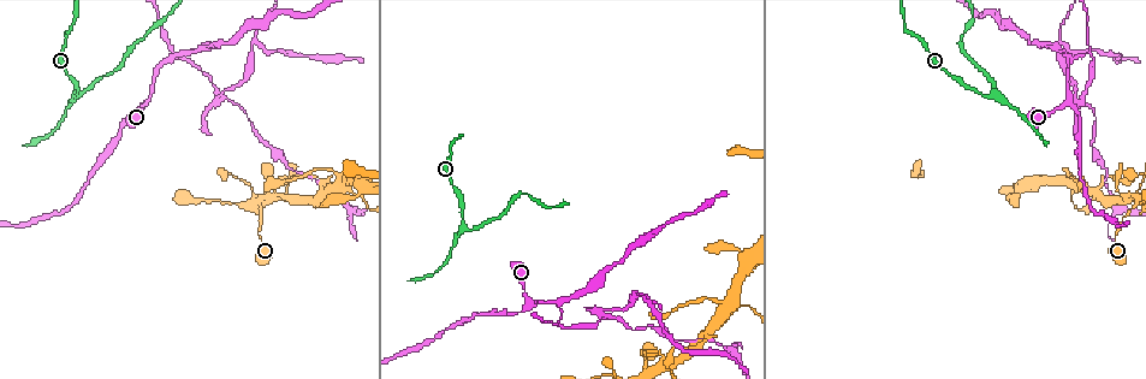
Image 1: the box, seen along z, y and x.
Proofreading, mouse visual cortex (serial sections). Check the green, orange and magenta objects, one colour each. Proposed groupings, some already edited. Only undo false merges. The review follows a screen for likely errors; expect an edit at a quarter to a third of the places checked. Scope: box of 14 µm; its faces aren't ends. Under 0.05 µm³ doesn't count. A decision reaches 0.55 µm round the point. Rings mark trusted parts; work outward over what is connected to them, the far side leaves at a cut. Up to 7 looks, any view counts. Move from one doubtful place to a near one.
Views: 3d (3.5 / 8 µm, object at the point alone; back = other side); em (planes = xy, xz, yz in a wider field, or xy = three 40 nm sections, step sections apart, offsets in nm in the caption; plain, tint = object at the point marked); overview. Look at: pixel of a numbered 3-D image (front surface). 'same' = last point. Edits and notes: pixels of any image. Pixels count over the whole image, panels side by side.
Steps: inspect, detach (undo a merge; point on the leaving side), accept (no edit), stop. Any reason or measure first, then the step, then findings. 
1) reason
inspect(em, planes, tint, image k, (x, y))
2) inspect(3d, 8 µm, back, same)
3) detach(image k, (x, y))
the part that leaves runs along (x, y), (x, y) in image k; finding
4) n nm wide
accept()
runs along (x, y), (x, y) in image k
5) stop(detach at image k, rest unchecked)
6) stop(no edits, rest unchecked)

three arms meet
inspect(3d, 8 µm, back, image 1, (1123, 194))

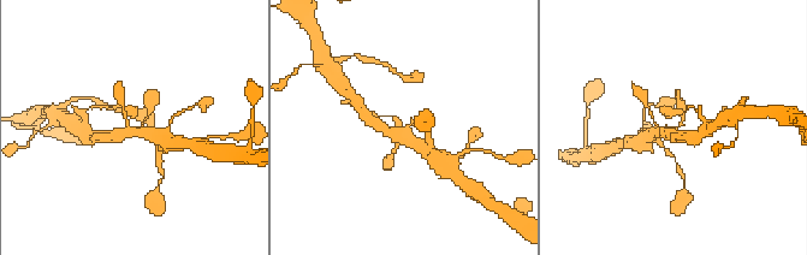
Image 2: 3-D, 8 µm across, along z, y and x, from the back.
shape alone is not enough
inspect(em, xy, step 3, tint, image 2, (137, 128))

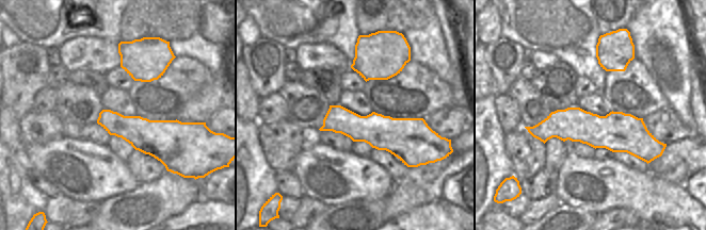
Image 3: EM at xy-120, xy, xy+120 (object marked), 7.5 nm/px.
accept()
runs along (530, 129), (624, 132), (656, 148) in image 3; all the same cell

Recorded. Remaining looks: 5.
thin arm on a thick one
inspect(3d, 3.5 µm, image 1, (1097, 192))

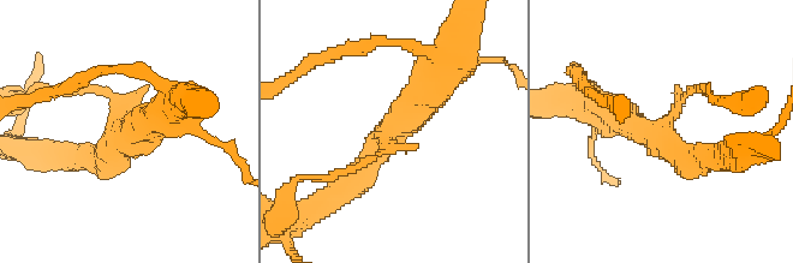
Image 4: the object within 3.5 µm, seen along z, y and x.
now the EM
inspect(em, xy, step 5, tint, image 4, (658, 139))

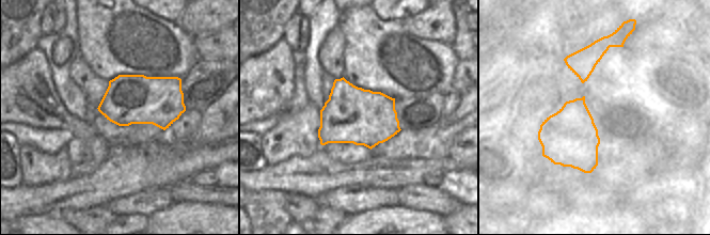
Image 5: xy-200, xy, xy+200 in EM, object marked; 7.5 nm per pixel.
accept()
runs along (345, 187), (440, 77) in image 4; continuous, no second cell

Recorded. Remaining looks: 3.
abrupt turn
inspect(3d, 3.5 µm, image 1, (360, 192))

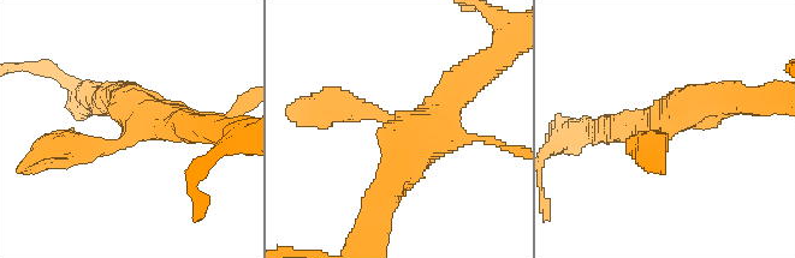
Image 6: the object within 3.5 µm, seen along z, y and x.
inspect(em, xy, step 3, tint, image 6, (401, 122))

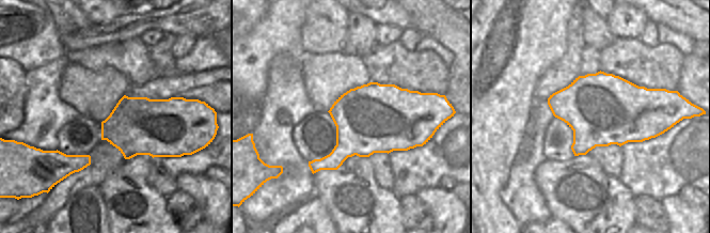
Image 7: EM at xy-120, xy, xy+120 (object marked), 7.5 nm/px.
inspect(em, xy, step 1, tint, same)

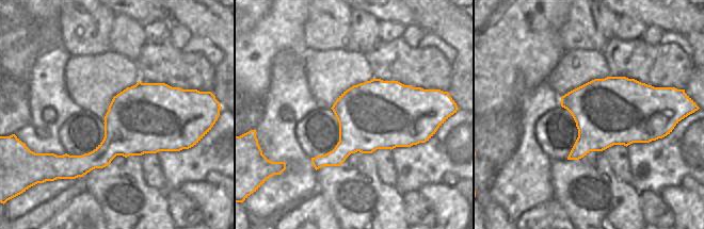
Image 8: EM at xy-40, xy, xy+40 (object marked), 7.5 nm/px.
500 nm wide
accept()
runs along (743, 101), (682, 108), (648, 149) in image 6; all the same cell

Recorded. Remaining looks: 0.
stop(no edits, rest unchecked)

